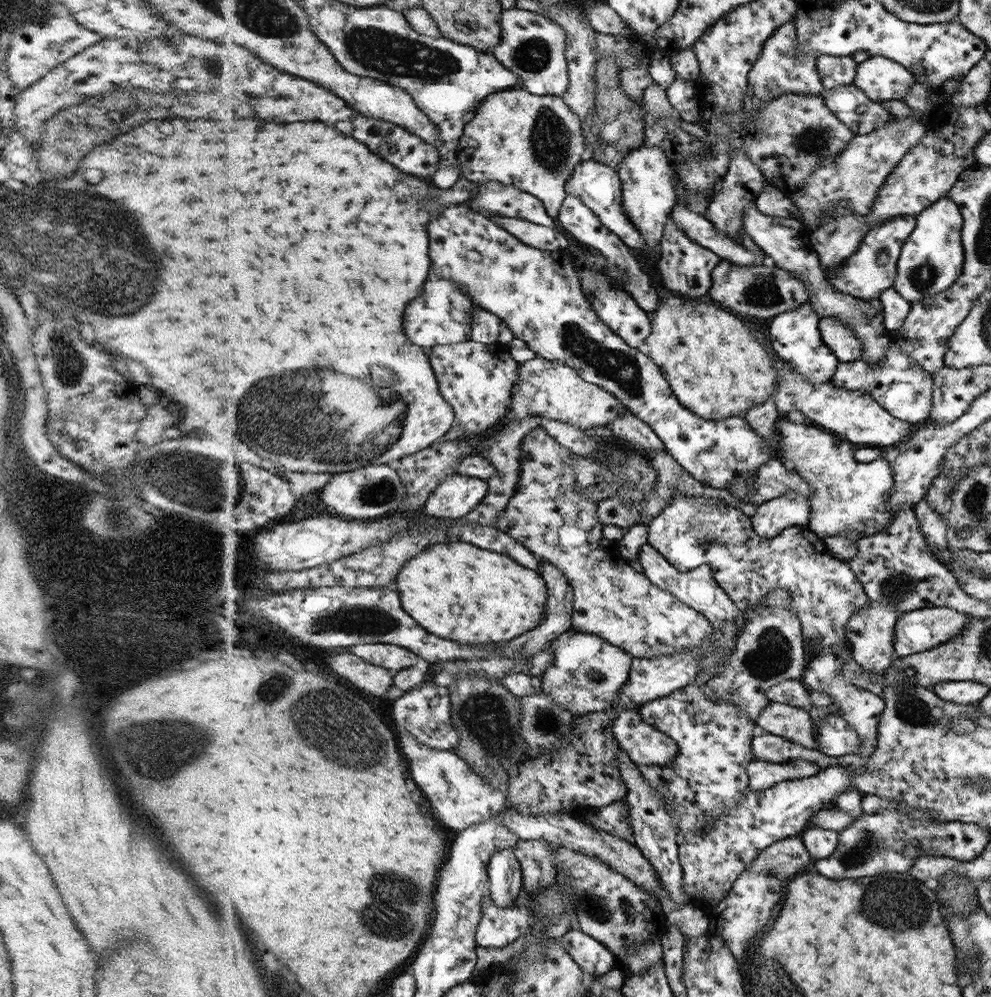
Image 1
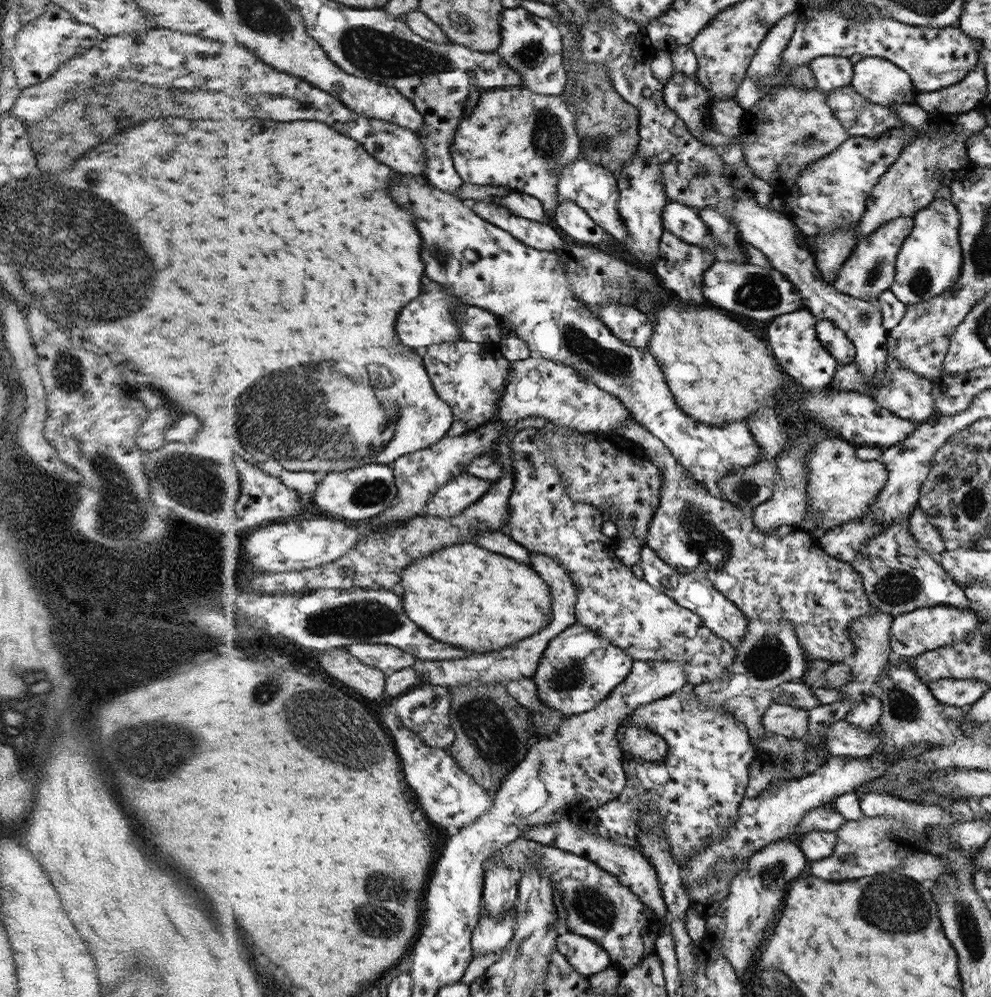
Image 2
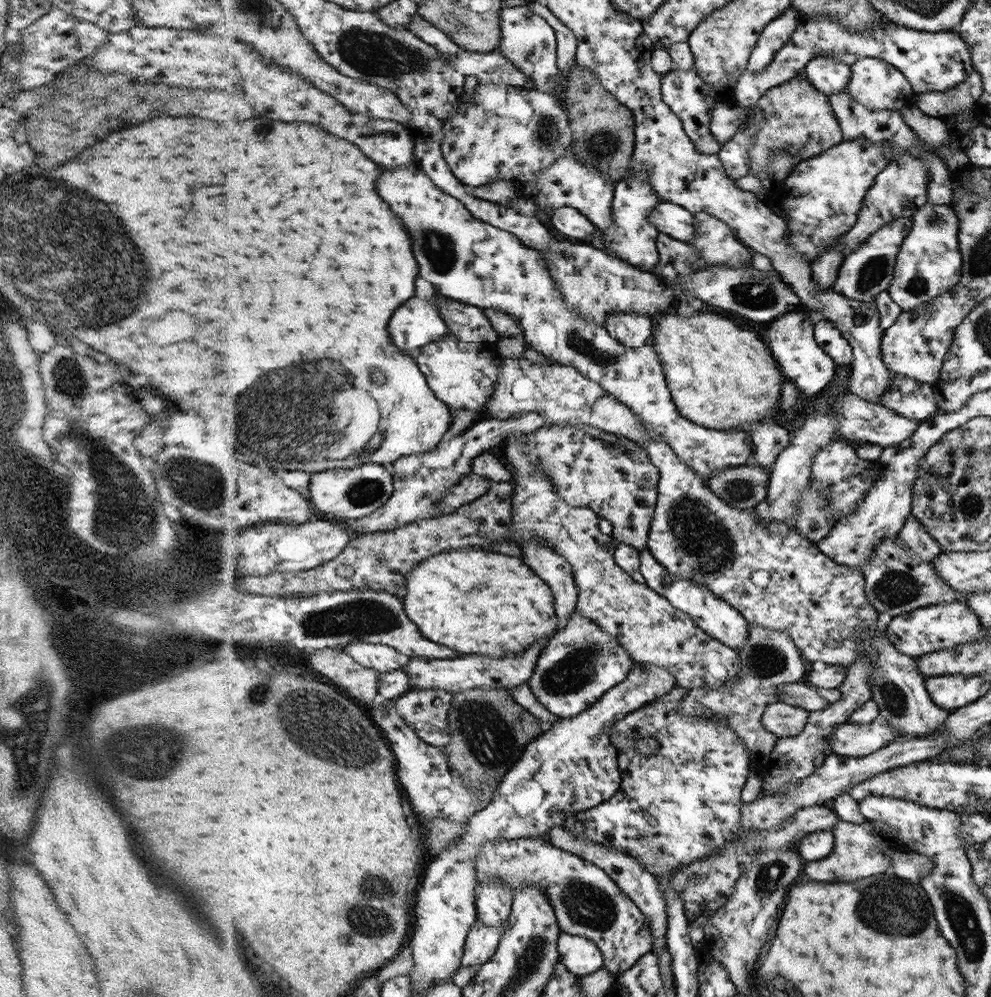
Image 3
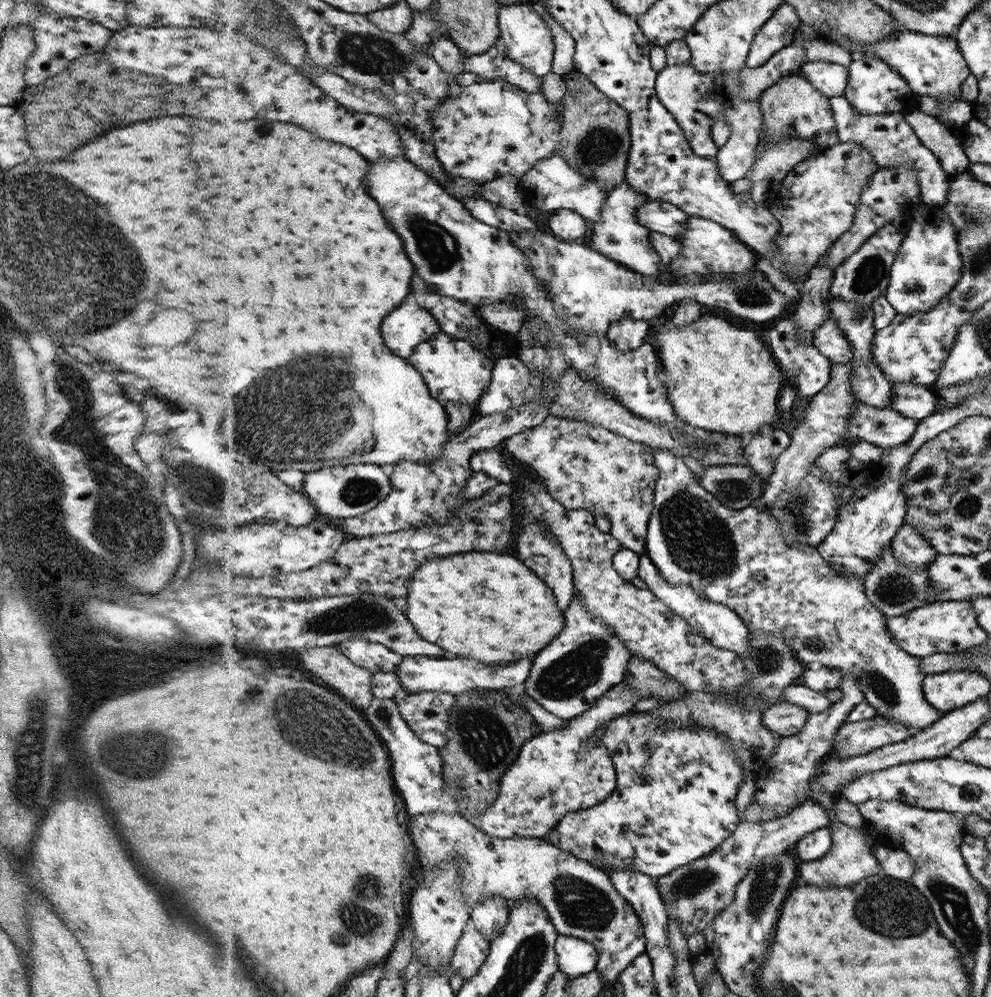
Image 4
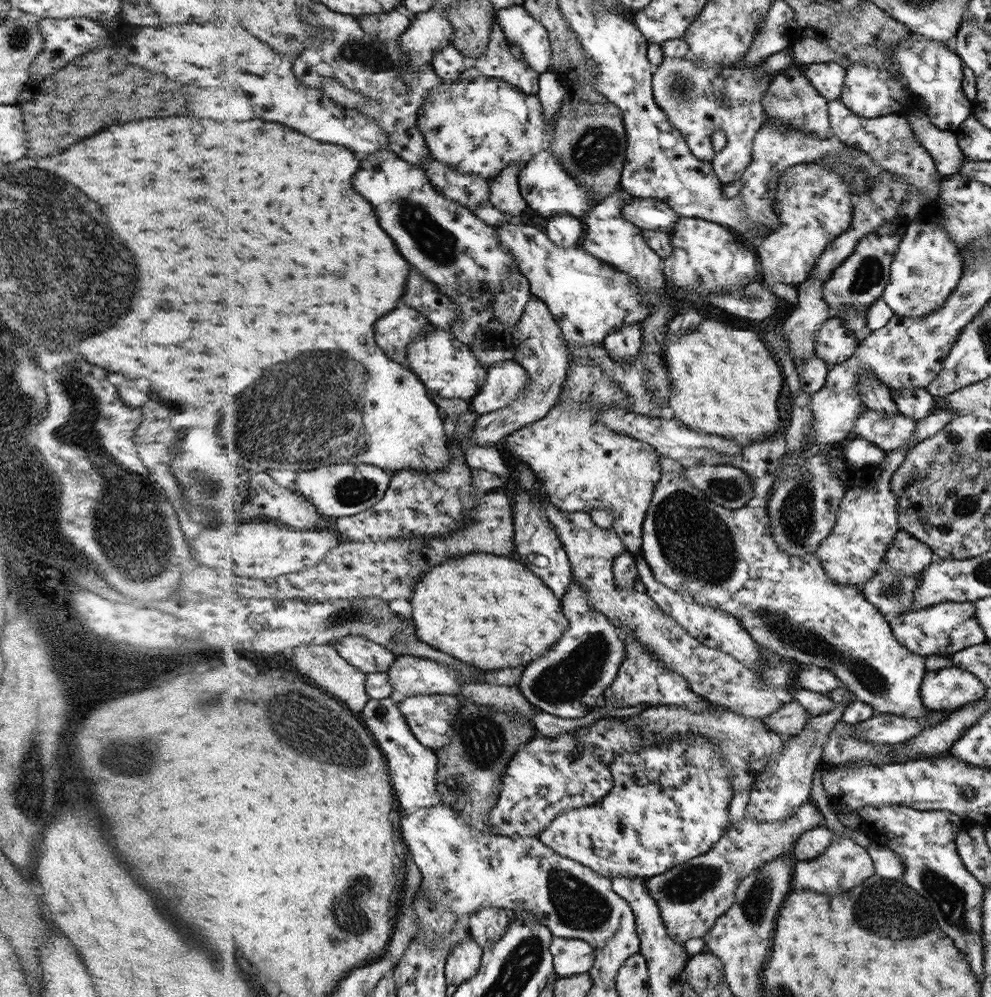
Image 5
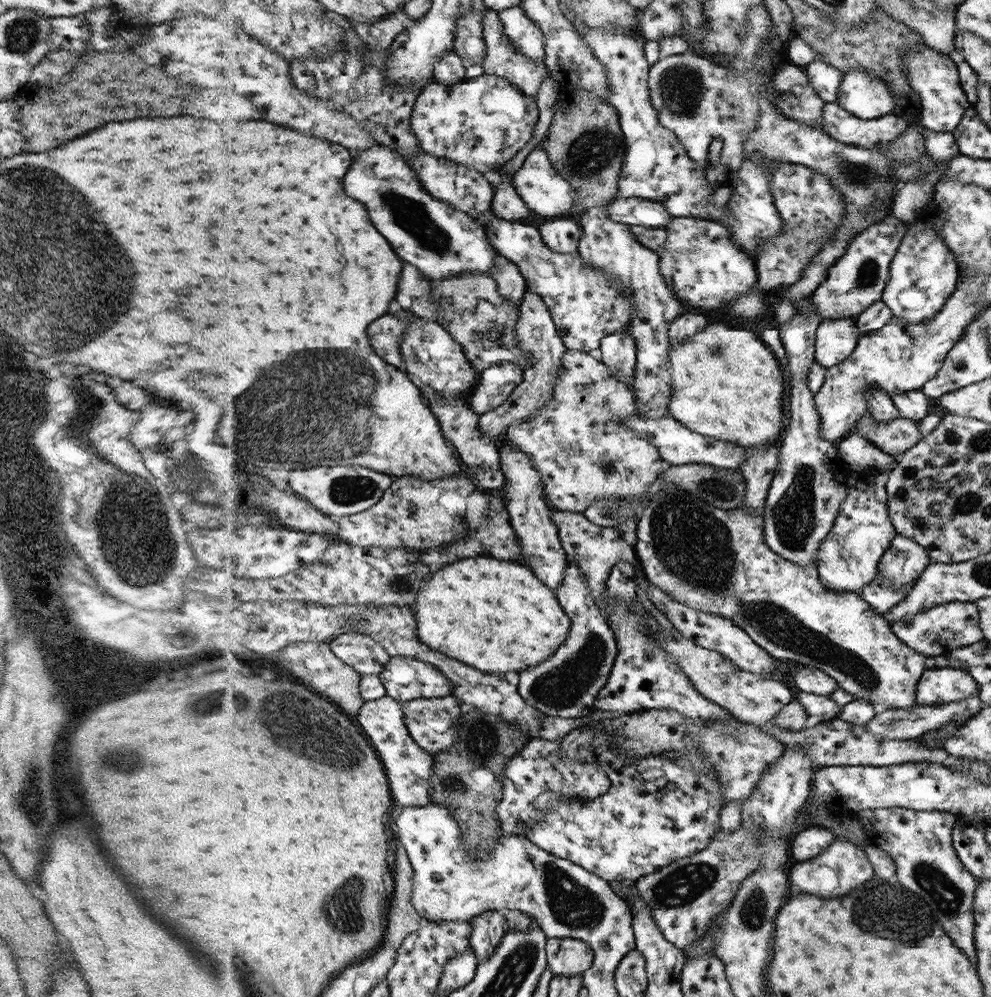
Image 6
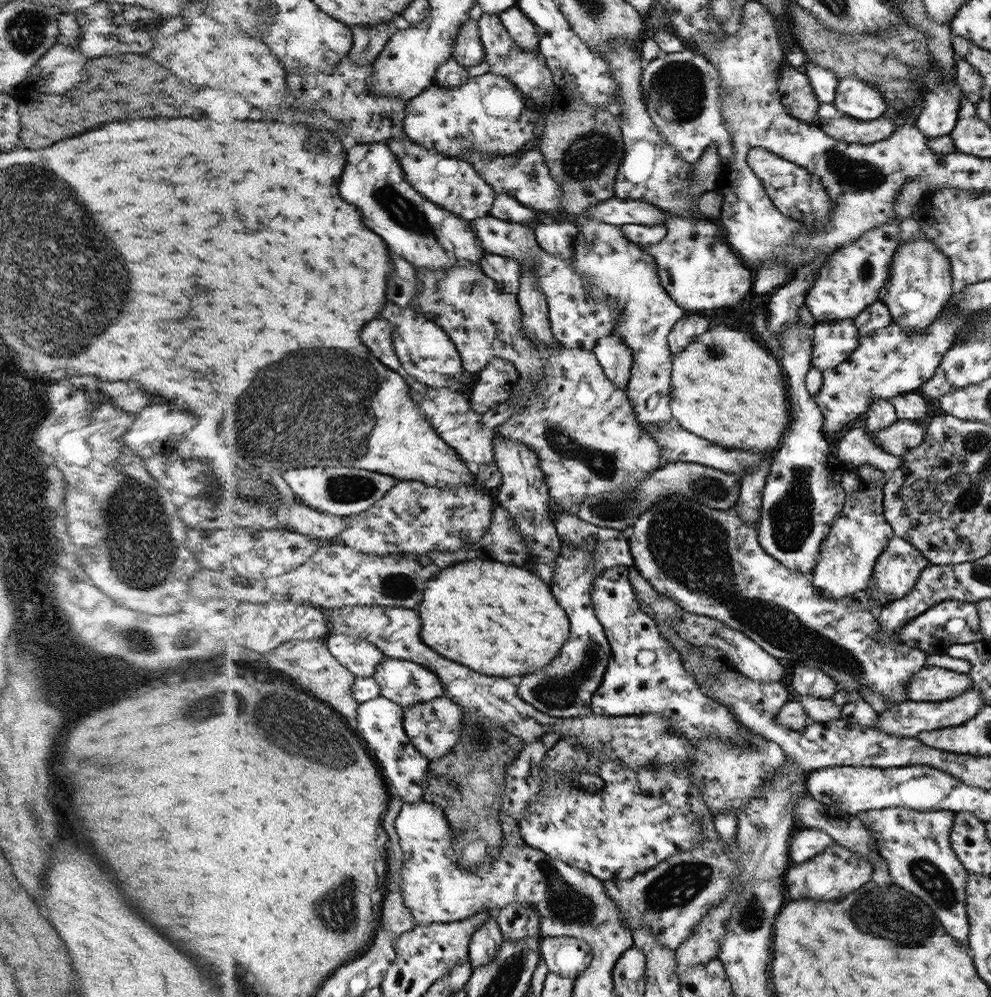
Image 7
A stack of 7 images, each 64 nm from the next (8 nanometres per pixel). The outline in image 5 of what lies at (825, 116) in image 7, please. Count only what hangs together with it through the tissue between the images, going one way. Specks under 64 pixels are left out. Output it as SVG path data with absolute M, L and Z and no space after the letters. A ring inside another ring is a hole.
M841 99L829 102L831 130L830 133L845 144L866 151L886 171L903 176L912 186L919 188L929 198L929 205L936 205L940 196L941 182L944 176L937 173L933 158L919 143L908 120L900 114L890 113L883 117L864 118L856 115Z

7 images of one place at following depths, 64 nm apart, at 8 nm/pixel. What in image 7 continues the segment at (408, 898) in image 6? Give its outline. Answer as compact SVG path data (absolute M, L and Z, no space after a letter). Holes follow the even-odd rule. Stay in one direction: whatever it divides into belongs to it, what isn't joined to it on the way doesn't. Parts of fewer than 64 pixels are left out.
M394 795L394 800L391 801L390 808L384 816L384 829L388 830L388 834L392 834L392 848L394 852L394 860L392 860L392 871L396 877L395 891L392 892L388 899L384 902L384 920L385 927L394 936L400 940L403 934L414 930L420 926L415 921L412 911L406 905L406 897L403 893L403 866L406 860L403 846L401 845L401 837L397 828L395 829L395 820L399 816L399 812L404 806L404 801L398 795Z

